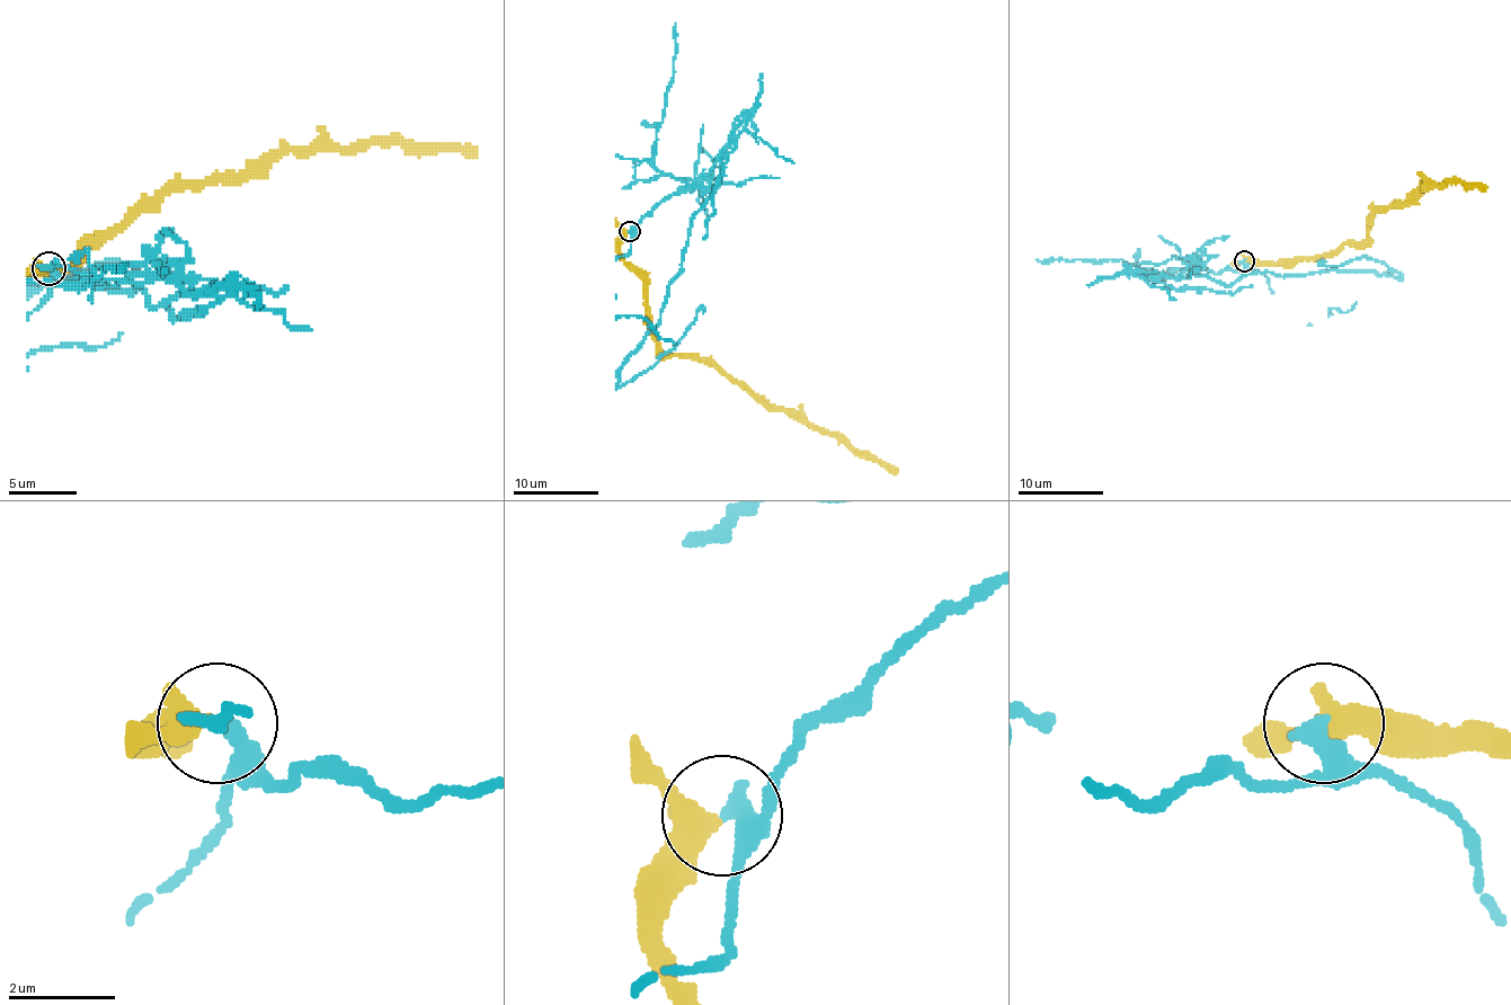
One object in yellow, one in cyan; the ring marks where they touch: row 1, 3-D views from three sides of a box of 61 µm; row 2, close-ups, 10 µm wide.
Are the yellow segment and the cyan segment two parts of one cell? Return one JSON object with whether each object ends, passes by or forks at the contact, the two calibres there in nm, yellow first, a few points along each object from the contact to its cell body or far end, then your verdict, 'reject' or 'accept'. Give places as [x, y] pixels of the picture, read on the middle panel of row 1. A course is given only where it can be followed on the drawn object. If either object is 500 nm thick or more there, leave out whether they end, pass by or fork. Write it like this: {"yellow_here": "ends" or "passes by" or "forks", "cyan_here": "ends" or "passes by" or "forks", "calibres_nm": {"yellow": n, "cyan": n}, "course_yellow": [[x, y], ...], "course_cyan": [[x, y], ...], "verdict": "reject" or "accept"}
{"yellow_here": "passes by", "cyan_here": "ends", "calibres_nm": {"yellow": 420, "cyan": 420}, "course_yellow": [[629, 231], [620, 258], [643, 282], [646, 320], [667, 354], [718, 364], [776, 407], [898, 470]], "course_cyan": [[629, 231], [694, 181], [718, 179], [694, 215], [660, 321], [618, 383], [667, 354], [703, 304]], "verdict": "reject"}

